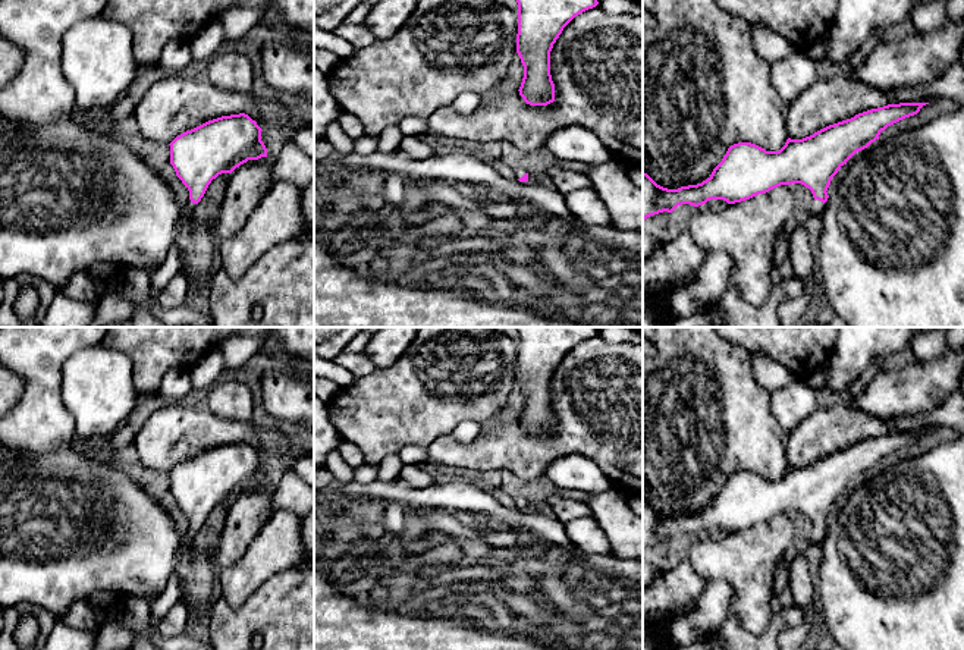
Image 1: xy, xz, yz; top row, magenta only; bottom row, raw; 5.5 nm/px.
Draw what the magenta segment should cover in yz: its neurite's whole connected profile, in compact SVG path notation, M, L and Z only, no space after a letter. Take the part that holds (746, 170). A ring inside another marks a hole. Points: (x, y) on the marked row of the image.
M899 103L872 109L855 114L851 119L829 125L803 139L788 138L779 151L766 151L751 142L738 142L728 148L722 161L713 169L712 175L697 185L668 189L657 185L643 172L643 220L650 216L668 211L672 213L678 205L703 205L710 200L723 200L728 204L750 200L759 194L766 194L781 185L801 183L813 194L810 216L820 216L828 201L828 188L832 178L857 153L879 139L888 126L914 116L929 103Z

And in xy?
M248 114L208 120L176 136L170 145L170 164L189 191L182 222L194 213L208 185L222 173L232 173L248 160L267 157L261 128Z

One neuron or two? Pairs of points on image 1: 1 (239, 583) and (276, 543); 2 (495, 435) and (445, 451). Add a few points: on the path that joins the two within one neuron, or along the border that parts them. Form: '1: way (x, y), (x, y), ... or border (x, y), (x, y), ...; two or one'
1: way (250, 572), (269, 553); one
2: way (483, 446), (479, 451), (457, 451); one

